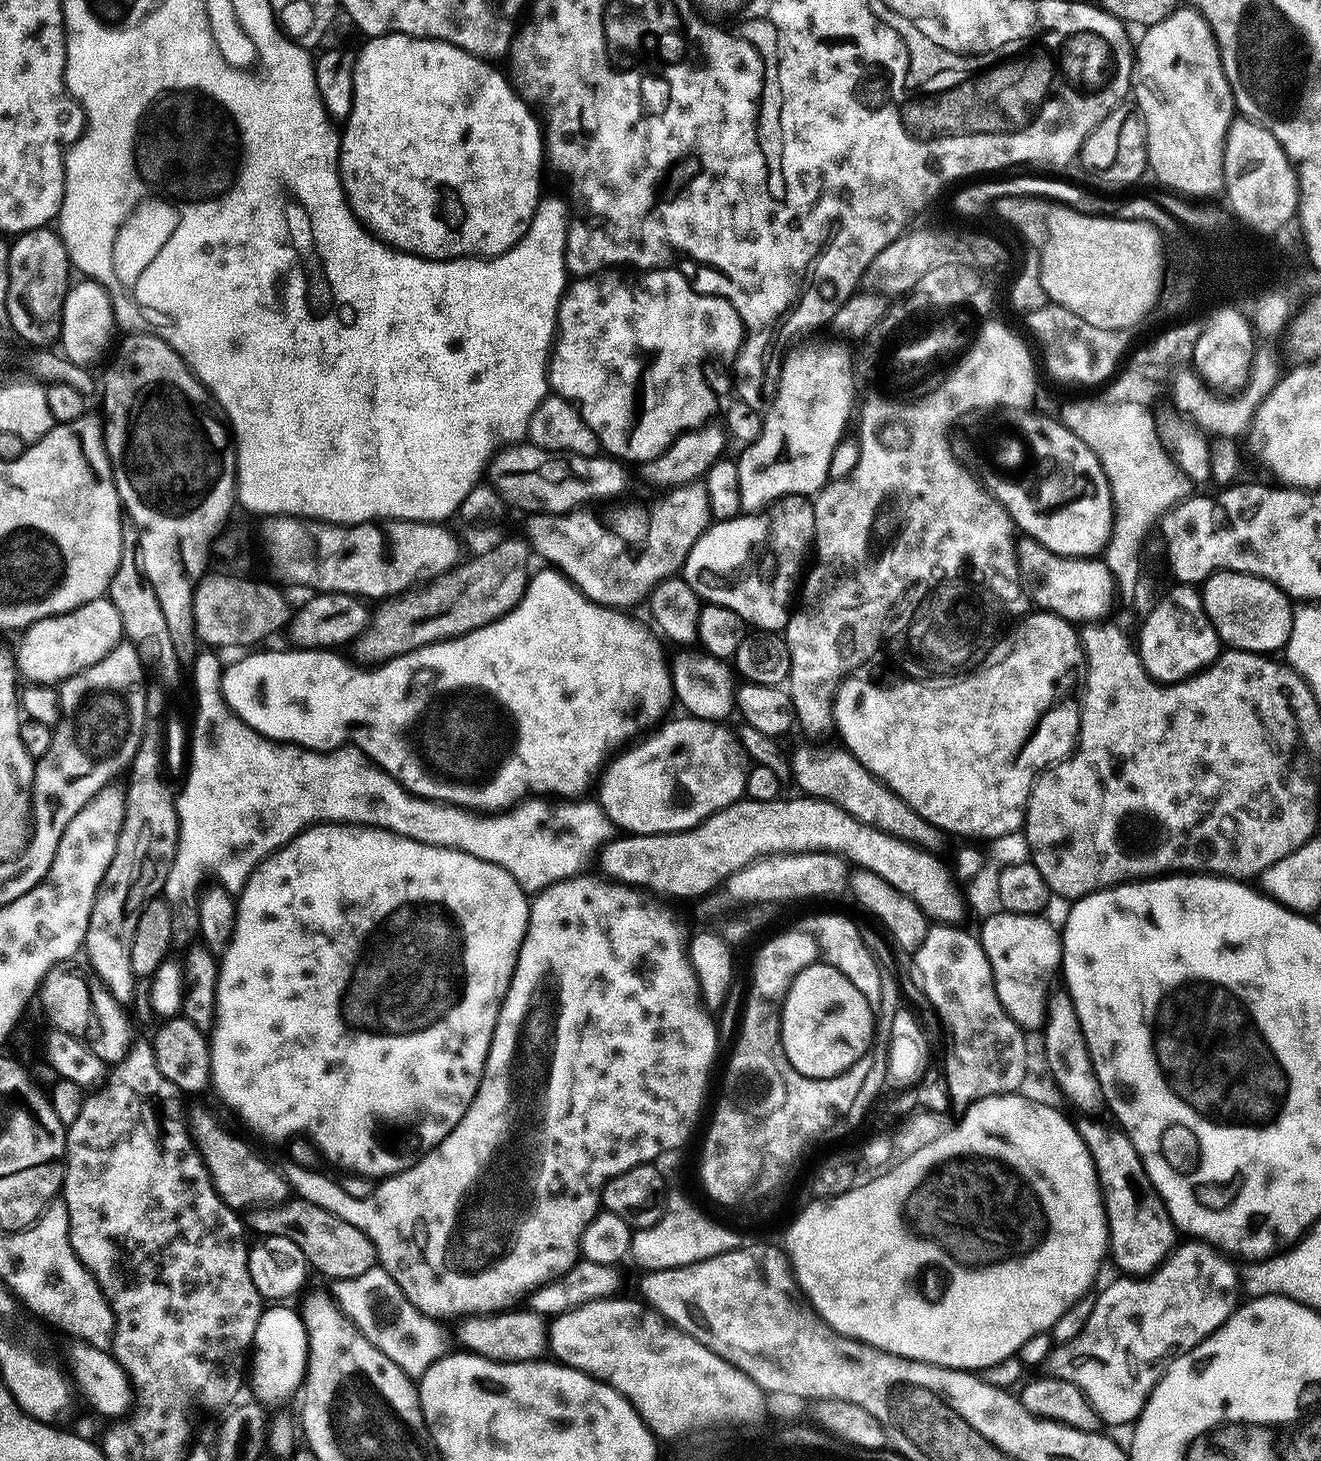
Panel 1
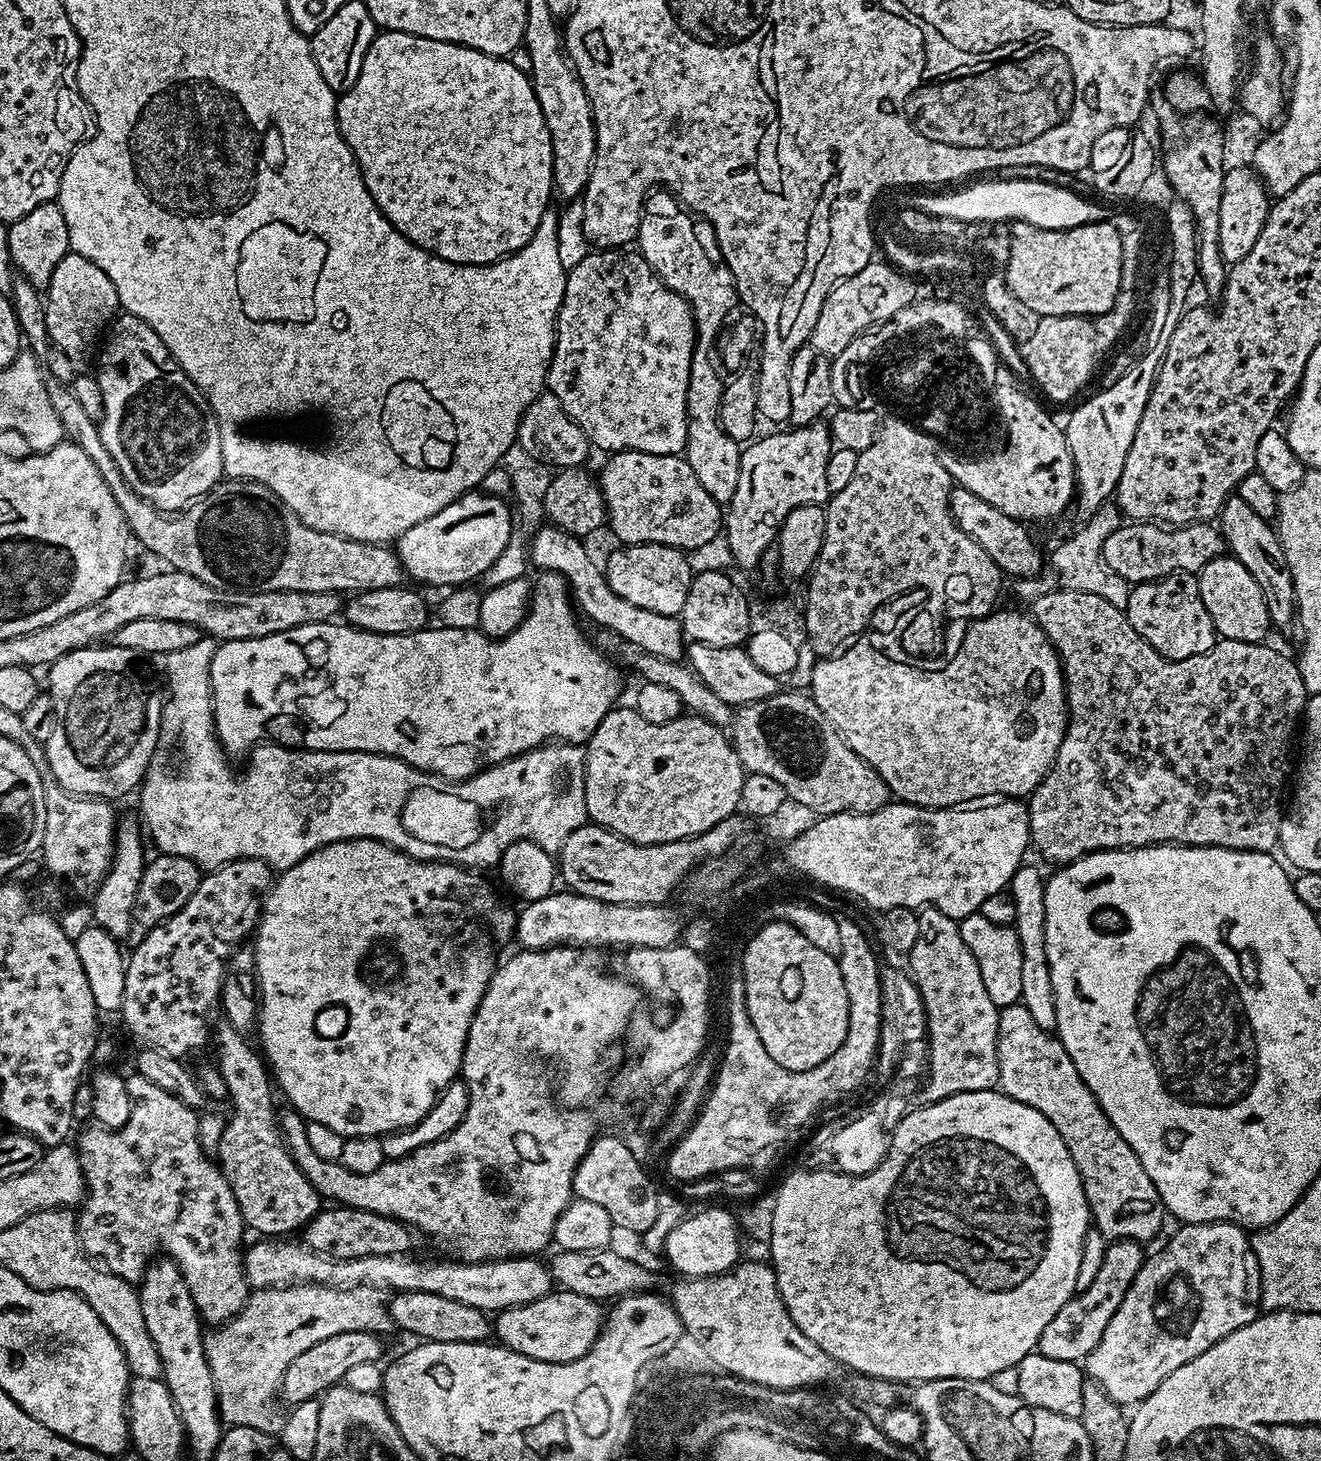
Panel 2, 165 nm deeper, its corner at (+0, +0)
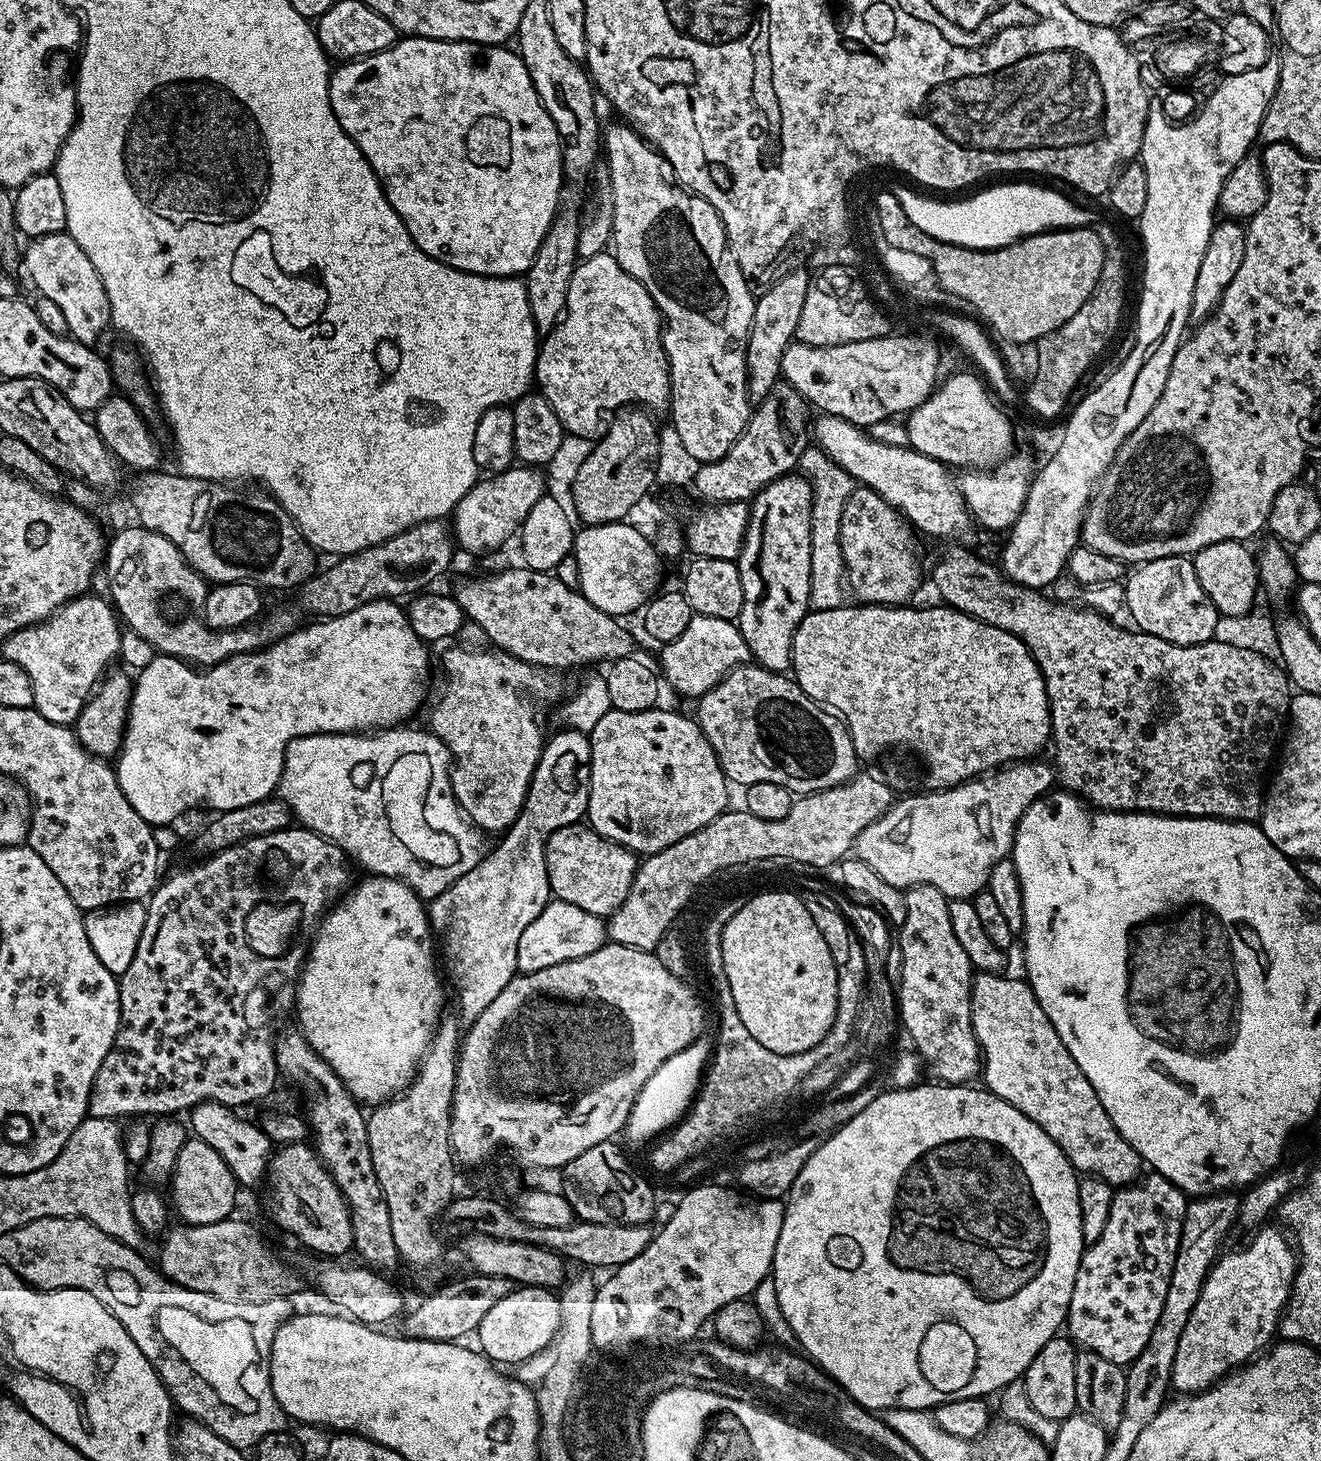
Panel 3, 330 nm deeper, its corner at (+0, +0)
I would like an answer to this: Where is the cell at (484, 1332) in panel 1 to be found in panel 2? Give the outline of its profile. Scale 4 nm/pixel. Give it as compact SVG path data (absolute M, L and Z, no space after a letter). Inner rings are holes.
M399 1292L390 1300L392 1319L398 1328L421 1341L434 1344L483 1344L490 1336L489 1313L429 1292Z

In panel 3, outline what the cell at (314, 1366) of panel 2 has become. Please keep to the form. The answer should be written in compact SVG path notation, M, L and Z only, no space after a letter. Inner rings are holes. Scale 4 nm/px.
M471 1275L464 1276L461 1280L452 1280L449 1284L442 1285L437 1292L430 1293L412 1313L409 1311L399 1321L399 1331L409 1340L433 1340L447 1344L463 1341L463 1336L471 1337L477 1331L482 1318L514 1289L512 1281L506 1278Z

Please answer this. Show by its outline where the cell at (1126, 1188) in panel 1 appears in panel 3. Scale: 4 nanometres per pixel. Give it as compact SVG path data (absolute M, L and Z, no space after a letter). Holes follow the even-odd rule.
M979 973L972 982L972 1025L982 1057L982 1084L987 1091L1010 1102L1014 1110L1022 1110L1030 1122L1038 1122L1038 1126L1058 1142L1062 1154L1066 1154L1077 1173L1098 1176L1113 1186L1127 1186L1141 1179L1140 1155L1118 1134L1114 1122L1110 1122L1110 1114L1106 1114L1102 1102L1098 1102L1094 1086L1090 1086L1086 1074L1078 1070L1078 1062L1070 1058L1070 1050L1066 1050L1062 1038L1058 1038L1058 1030L1054 1030L1050 1018L1046 1018L1027 979L1011 980L1008 974Z

